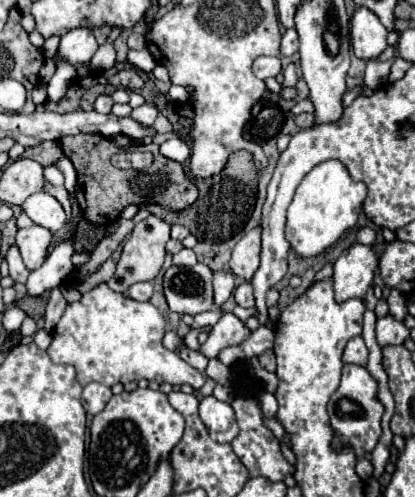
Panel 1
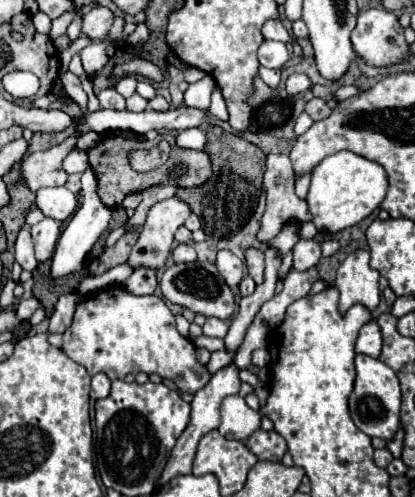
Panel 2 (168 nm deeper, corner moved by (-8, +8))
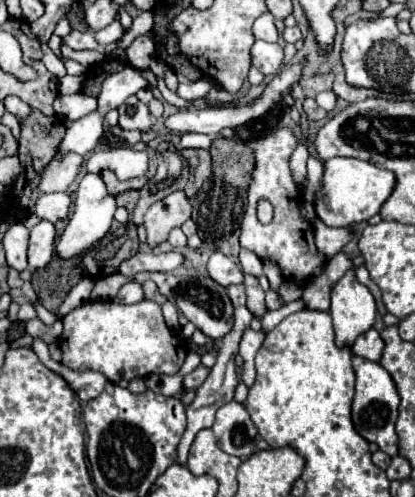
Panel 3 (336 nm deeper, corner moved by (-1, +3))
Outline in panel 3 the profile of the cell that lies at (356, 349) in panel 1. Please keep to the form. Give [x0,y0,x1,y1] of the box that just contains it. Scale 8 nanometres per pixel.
[351,329,385,361]

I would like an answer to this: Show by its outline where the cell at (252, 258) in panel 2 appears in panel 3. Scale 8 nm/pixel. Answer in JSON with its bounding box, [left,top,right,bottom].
[245,275,267,317]

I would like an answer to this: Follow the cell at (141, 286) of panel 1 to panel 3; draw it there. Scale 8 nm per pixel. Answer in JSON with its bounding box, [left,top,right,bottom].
[115,281,145,303]

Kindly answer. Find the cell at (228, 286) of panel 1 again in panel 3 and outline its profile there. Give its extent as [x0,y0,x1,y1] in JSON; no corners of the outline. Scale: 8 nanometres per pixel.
[207,251,243,287]

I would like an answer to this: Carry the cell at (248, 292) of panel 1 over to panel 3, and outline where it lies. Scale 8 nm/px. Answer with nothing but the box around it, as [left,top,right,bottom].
[227,285,245,305]

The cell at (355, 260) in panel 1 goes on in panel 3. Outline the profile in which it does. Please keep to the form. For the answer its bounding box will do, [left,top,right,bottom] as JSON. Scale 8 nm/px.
[331,257,375,347]

